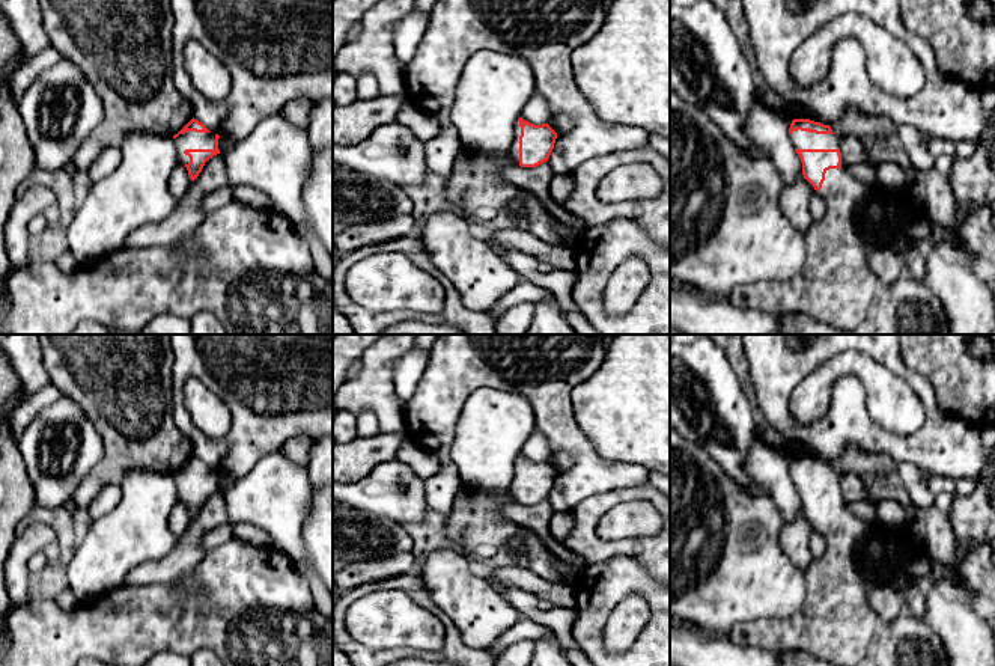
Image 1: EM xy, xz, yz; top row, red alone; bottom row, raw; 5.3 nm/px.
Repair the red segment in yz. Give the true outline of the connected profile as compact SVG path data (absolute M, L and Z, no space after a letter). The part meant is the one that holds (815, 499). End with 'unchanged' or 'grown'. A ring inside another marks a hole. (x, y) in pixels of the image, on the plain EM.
M793 457L790 478L802 500L804 515L820 529L826 550L804 570L808 595L802 610L789 619L760 618L735 625L727 637L738 646L754 646L780 652L805 652L834 666L857 666L872 654L879 618L867 601L866 580L855 567L858 542L872 532L873 521L850 512L841 499L838 475L829 463L810 457Z | grown

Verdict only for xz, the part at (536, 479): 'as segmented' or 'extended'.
extended

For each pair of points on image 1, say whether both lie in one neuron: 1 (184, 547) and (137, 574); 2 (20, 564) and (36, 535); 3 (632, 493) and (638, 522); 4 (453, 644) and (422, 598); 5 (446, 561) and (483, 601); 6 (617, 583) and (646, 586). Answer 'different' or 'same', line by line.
1: same
2: same
3: different
4: same
5: same
6: same

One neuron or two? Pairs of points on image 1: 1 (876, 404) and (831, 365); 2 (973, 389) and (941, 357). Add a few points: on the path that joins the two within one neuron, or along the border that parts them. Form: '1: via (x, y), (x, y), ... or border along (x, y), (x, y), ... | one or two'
1: via (876, 389), (855, 365), (846, 365) | one
2: via (967, 381), (949, 365) | one

